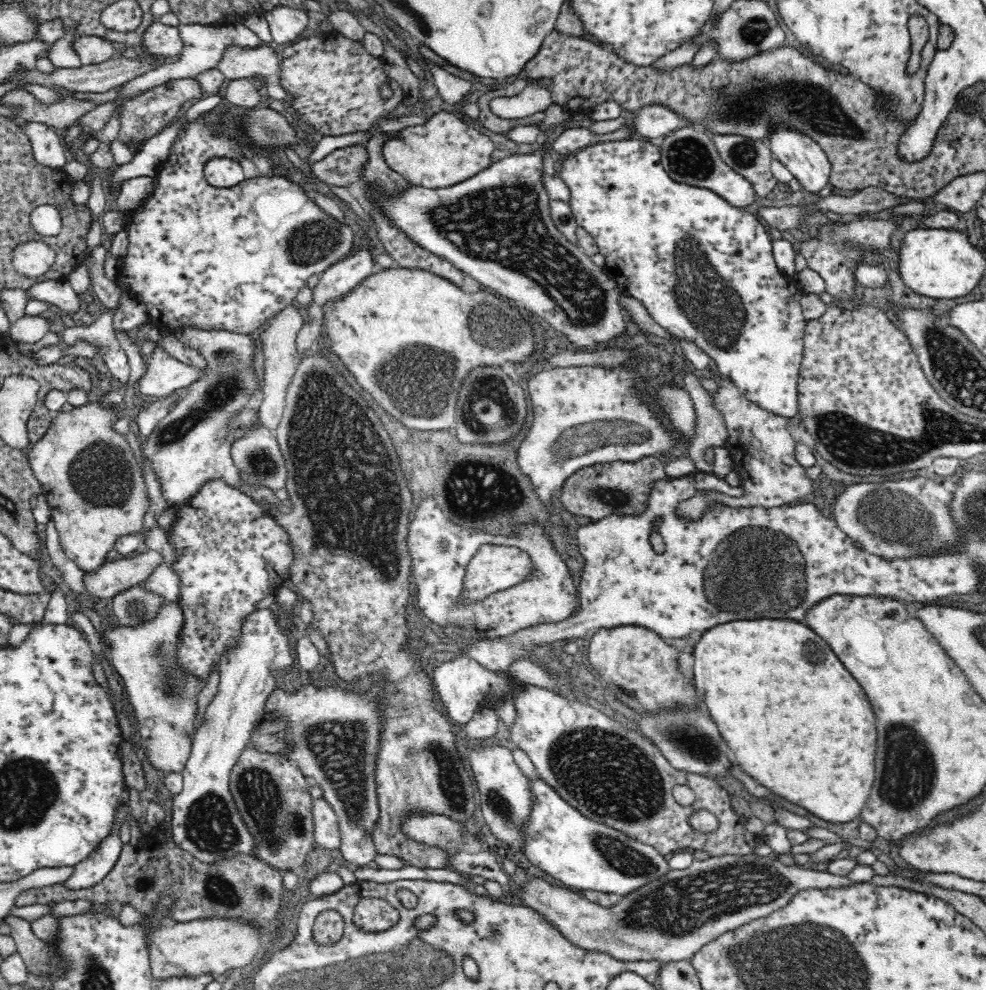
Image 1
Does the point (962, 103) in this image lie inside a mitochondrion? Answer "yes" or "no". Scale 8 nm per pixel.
no

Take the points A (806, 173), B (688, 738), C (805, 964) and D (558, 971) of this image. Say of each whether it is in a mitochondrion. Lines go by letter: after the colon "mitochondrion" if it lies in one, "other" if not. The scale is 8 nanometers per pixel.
A: other
B: mitochondrion
C: mitochondrion
D: other

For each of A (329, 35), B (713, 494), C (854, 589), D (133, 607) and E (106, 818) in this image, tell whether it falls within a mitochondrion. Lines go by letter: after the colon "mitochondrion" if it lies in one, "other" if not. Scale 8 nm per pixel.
A: other
B: other
C: other
D: mitochondrion
E: other

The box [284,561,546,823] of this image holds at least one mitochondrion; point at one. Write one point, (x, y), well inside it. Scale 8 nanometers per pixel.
(451, 784)

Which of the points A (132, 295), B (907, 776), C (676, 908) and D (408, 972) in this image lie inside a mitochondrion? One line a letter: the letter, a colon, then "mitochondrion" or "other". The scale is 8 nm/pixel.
A: other
B: mitochondrion
C: mitochondrion
D: mitochondrion

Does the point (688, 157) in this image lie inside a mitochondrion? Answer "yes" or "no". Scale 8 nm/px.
yes

